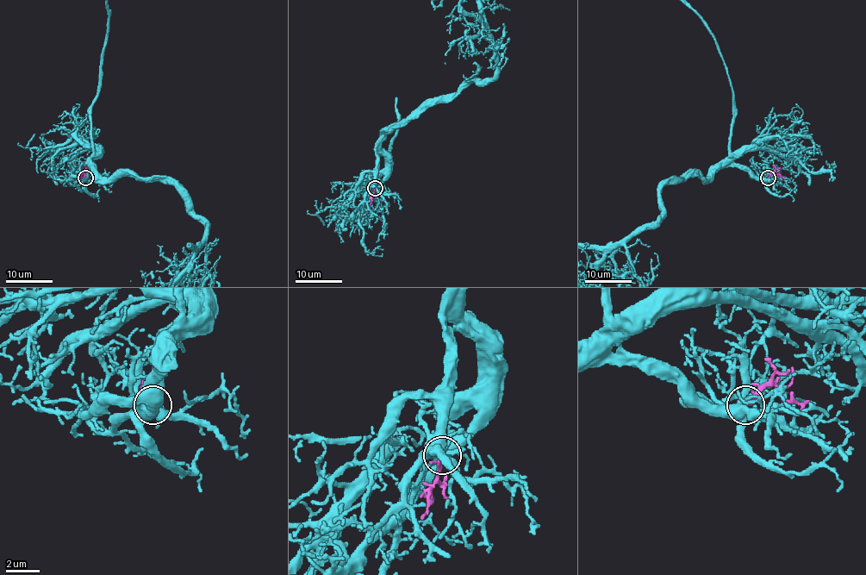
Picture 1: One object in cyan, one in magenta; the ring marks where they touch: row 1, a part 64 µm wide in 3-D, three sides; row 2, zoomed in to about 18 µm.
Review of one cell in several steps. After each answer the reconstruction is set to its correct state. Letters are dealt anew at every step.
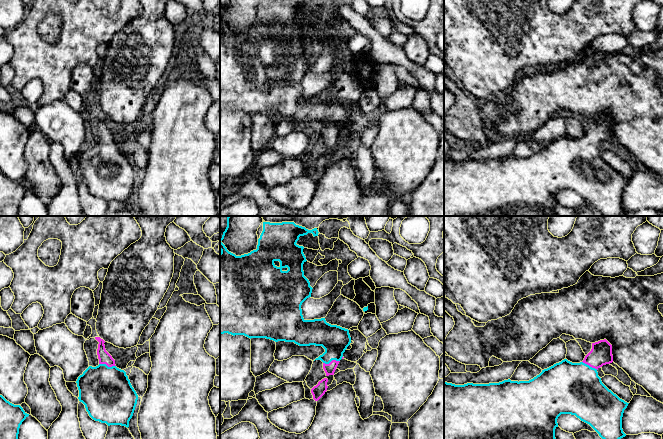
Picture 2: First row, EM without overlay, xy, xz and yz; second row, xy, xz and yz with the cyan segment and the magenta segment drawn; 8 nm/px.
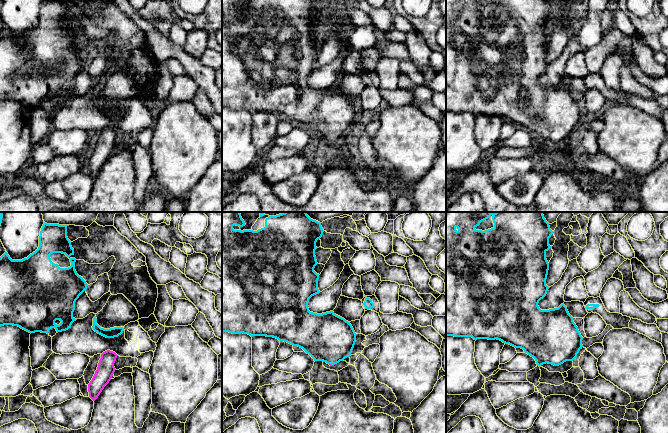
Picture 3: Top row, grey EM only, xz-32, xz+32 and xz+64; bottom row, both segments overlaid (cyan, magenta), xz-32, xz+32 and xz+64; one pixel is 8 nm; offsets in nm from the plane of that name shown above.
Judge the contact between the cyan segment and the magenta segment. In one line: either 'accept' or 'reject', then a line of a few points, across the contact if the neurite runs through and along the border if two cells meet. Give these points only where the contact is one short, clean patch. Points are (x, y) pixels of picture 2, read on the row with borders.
accept | xy (108, 396), (106, 365), (104, 357)

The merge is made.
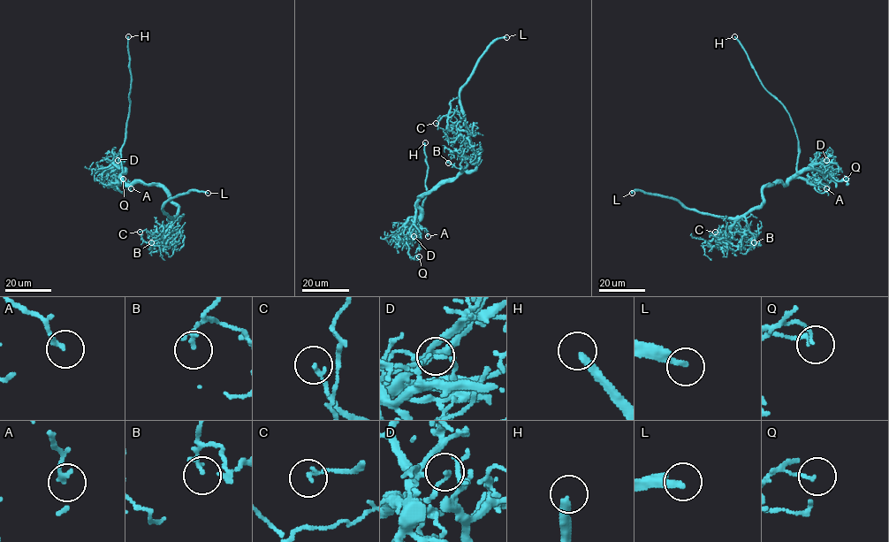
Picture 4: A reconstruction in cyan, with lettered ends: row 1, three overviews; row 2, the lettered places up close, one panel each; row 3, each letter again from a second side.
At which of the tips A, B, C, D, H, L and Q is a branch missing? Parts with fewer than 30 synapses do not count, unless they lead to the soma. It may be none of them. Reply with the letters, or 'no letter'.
H, L

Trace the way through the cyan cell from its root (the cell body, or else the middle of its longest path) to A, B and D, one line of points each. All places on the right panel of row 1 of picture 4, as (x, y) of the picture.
A: (771, 183), (786, 184), (794, 178), (804, 178), (812, 184), (818, 185), (819, 181), (826, 188)
B: (771, 183), (763, 189), (762, 203), (739, 222), (741, 234), (753, 244), (760, 244), (755, 240), (754, 242)
D: (771, 183), (786, 184), (814, 164), (827, 164), (826, 160)

